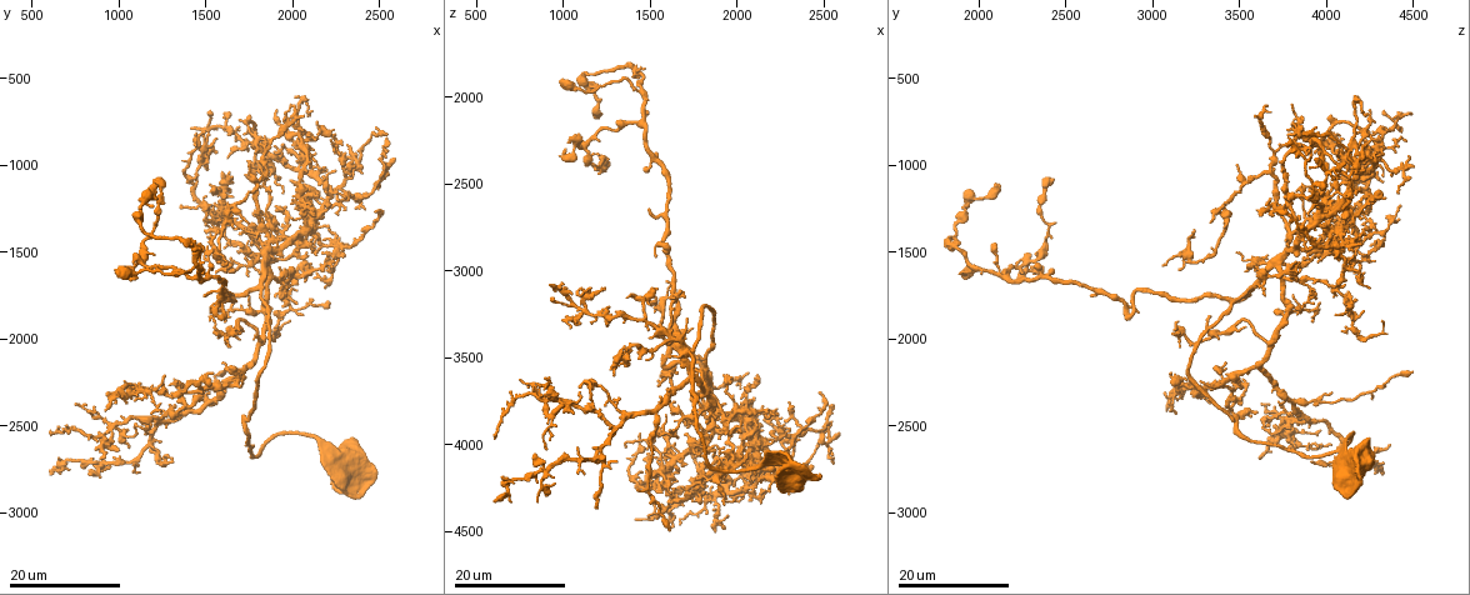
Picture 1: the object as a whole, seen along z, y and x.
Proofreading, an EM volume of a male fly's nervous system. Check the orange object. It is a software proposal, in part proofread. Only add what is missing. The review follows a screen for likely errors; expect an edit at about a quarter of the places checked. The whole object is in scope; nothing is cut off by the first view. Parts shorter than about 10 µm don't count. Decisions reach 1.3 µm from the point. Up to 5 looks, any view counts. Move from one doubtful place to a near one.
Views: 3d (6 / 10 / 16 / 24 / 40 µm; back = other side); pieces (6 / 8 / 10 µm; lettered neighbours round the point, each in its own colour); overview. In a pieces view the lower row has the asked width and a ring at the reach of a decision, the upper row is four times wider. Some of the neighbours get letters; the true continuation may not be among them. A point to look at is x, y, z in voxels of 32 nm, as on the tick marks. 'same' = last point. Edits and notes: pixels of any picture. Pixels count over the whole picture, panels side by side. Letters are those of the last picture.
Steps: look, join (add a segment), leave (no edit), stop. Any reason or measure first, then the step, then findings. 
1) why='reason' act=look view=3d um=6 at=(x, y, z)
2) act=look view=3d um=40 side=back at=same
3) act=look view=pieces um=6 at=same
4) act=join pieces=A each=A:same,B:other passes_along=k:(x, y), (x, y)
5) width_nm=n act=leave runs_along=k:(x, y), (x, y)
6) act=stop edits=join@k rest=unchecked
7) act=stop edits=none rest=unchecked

why='branch stops here' act=look view=3d um=24 at=(900, 2700, 3620)

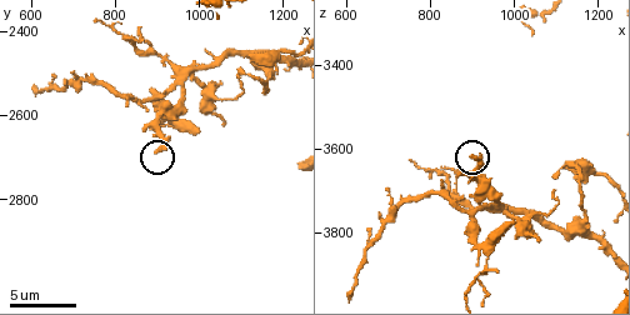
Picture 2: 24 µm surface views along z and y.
act=look view=pieces um=10 at=(905, 2680, 3620)

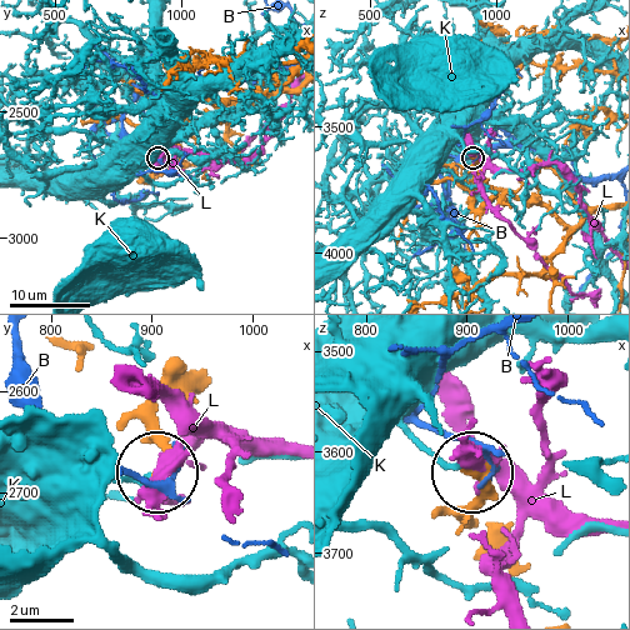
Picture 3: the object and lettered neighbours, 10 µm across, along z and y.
width_nm=240 act=leave each=B:other,K:other,L:other runs_along=3:(186, 373), (160, 408), (163, 469) found='no lettered segment goes on from it'

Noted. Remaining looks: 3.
why='free end' act=look view=3d um=16 at=(600, 2780, 4340)

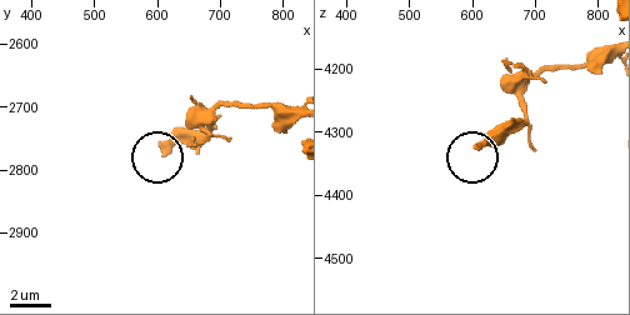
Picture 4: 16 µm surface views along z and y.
why='see the neighbours' act=look view=pieces um=8 at=(610, 2770, 4325)

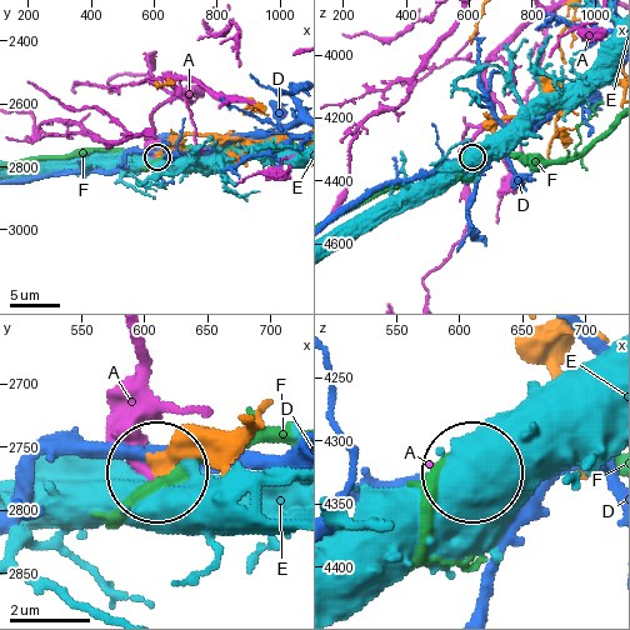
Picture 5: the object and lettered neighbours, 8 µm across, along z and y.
width_nm=360 act=leave each=A:other,D:other,E:other,F:other runs_along=5:(246, 423), (200, 433), (163, 466) found='no lettered segment goes on from it'

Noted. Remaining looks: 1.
act=stop edits=none rest=unchecked

